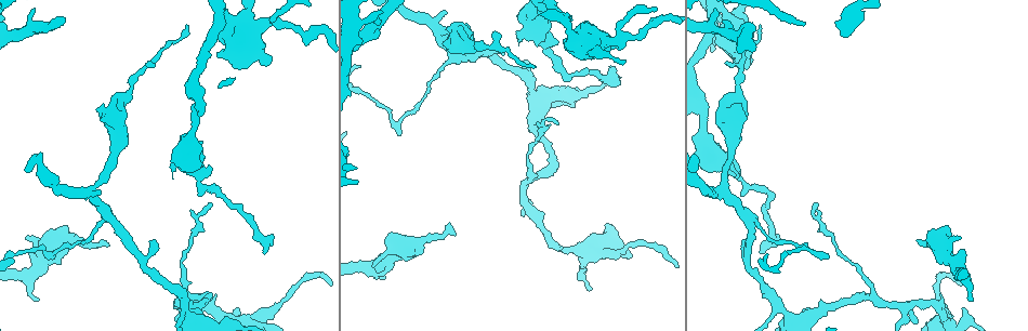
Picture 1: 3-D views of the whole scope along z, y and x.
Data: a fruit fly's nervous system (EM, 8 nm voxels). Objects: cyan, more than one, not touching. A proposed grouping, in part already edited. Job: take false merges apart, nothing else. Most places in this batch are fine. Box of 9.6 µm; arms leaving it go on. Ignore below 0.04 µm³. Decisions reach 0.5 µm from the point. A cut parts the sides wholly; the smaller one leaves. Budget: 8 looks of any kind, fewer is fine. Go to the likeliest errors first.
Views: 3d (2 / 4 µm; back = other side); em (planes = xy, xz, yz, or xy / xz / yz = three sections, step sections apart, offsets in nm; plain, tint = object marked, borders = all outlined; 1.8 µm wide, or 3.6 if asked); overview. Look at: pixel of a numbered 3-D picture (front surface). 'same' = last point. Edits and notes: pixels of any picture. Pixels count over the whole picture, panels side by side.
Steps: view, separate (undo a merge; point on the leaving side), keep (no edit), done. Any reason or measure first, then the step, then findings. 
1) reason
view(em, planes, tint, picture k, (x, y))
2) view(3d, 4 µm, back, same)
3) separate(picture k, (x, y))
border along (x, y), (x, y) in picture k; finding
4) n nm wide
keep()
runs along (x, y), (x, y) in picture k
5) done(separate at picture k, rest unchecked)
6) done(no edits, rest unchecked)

three arms meet
view(3d, 4 µm, picture 1, (606, 253))

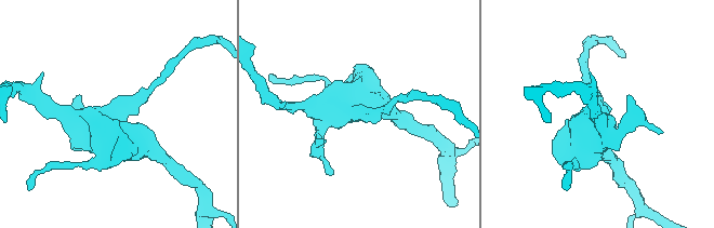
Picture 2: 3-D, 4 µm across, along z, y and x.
view(em, 3.6 µm, xz, step 8, tint, picture 2, (113, 109))

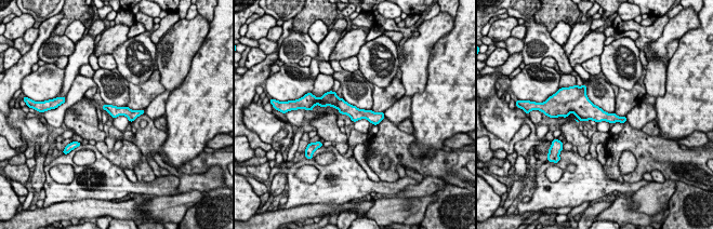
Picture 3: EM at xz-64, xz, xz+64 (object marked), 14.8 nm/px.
view(em, 3.6 µm, planes, tint, same)

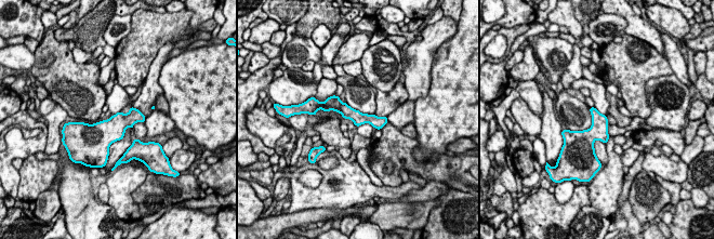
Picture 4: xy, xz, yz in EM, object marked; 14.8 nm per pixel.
200 nm wide
keep()
runs along (334, 100), (358, 118), (384, 120) in picture 4; continuous, no second neuron

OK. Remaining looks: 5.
thick turns thin
view(3d, 4 µm, picture 1, (247, 25))

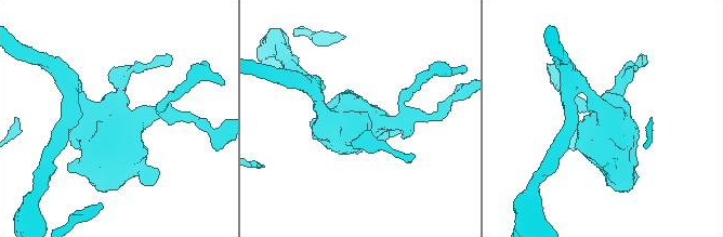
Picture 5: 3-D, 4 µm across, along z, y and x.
view(em, 3.6 µm, xy, step 16, tint, picture 5, (358, 121))

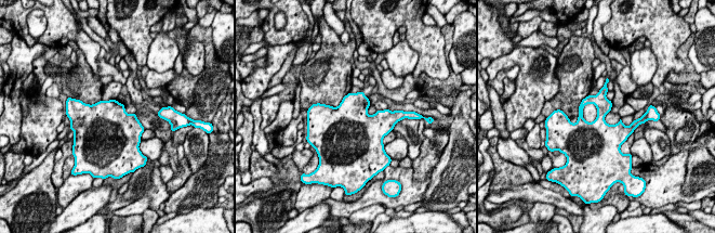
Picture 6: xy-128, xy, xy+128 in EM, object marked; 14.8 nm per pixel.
view(em, 3.6 µm, planes, tint, same)

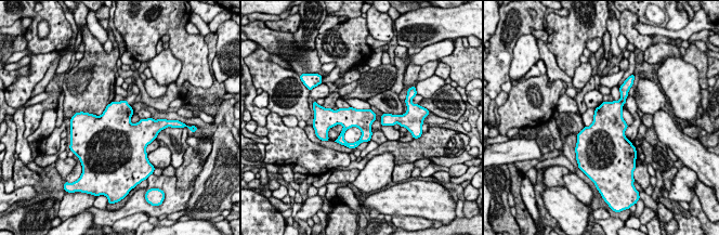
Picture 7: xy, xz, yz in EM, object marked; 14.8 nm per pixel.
keep()
one neuron here

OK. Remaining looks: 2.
abrupt turn
view(em, planes, tint, picture 1, (47, 256))

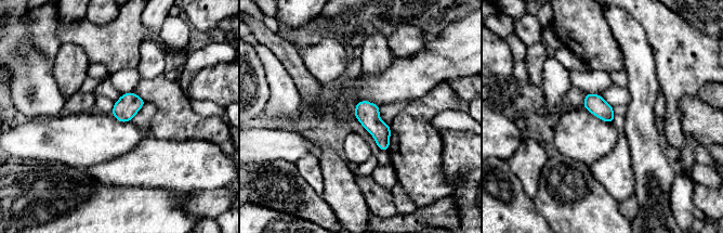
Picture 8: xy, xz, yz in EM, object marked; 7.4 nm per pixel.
140 nm wide
keep()
continuous, no second neuron

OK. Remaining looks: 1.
done(no edits, rest unchecked)

